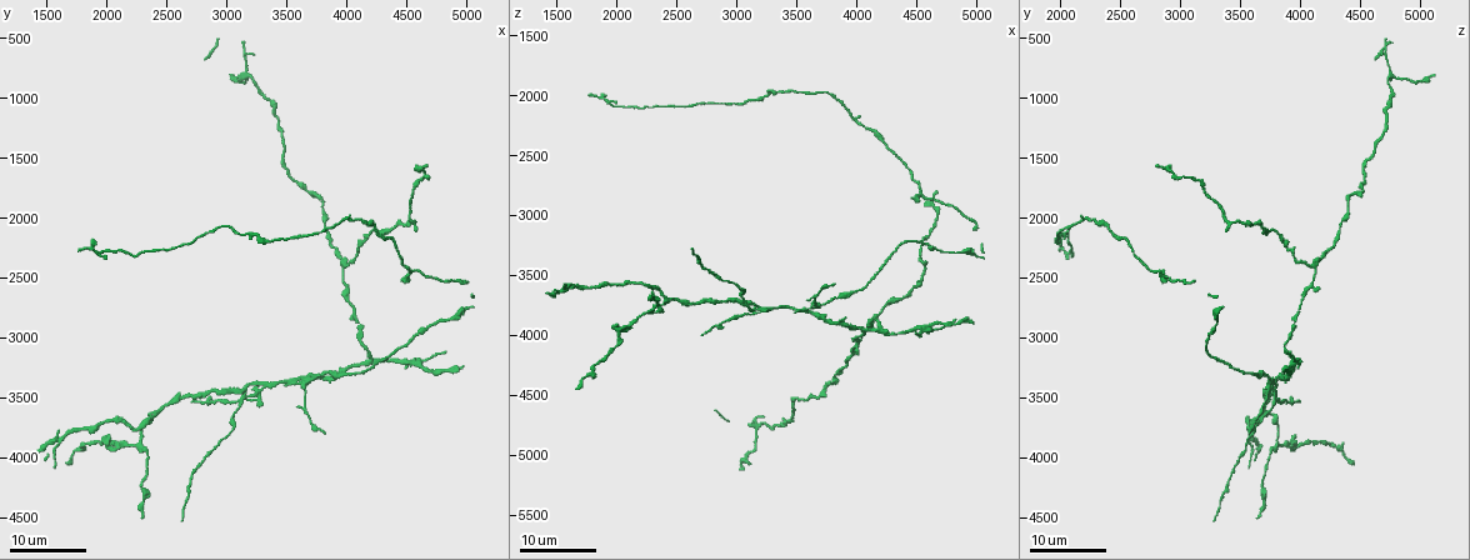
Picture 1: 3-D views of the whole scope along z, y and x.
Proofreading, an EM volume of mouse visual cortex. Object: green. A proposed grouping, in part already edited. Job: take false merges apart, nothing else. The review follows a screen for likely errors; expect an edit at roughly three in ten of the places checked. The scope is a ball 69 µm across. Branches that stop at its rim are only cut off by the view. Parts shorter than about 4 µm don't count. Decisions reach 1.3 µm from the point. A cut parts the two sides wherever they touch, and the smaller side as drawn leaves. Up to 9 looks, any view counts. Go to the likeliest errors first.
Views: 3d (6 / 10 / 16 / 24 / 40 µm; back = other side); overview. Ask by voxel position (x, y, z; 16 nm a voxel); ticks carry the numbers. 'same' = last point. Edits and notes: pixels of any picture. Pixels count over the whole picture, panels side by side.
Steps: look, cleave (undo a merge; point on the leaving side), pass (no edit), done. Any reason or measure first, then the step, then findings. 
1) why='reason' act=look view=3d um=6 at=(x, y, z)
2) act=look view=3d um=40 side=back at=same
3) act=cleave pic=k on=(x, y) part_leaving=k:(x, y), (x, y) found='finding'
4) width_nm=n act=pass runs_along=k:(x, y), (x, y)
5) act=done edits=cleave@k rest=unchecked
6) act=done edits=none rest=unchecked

why='four arms meet' act=look view=3d um=16 at=(3140, 840, 4760)

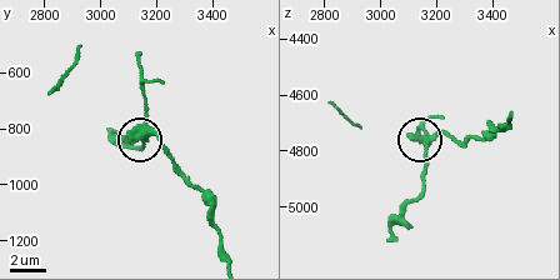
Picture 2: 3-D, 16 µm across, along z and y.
why='closer look' act=look view=3d um=10 at=(3150, 830, 4780)

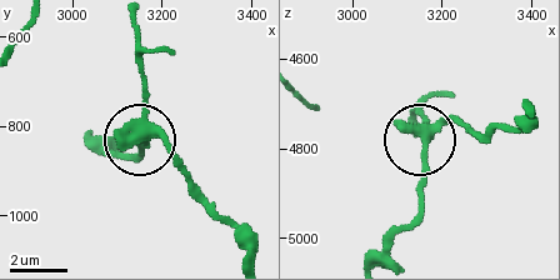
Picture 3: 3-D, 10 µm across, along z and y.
width_nm=340 act=cleave pic=3 on=(146, 90) found='two neurons meet here'

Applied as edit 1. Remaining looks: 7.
act=look view=3d um=16 at=(3580, 3340, 3800)

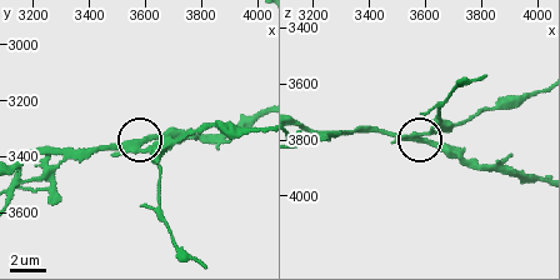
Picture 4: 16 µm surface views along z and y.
why='zoom in' act=look view=3d um=10 at=(3600, 3350, 3800)

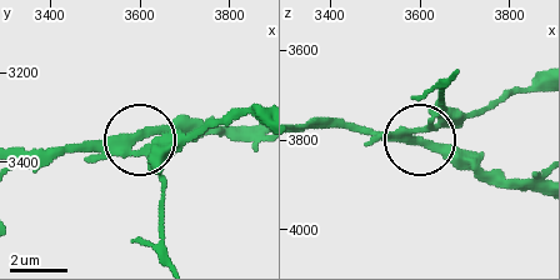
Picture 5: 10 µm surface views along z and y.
width_nm=270 act=cleave pic=5 on=(153, 148) found='a second neuron is stuck on'

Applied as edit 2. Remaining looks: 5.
act=look view=overview

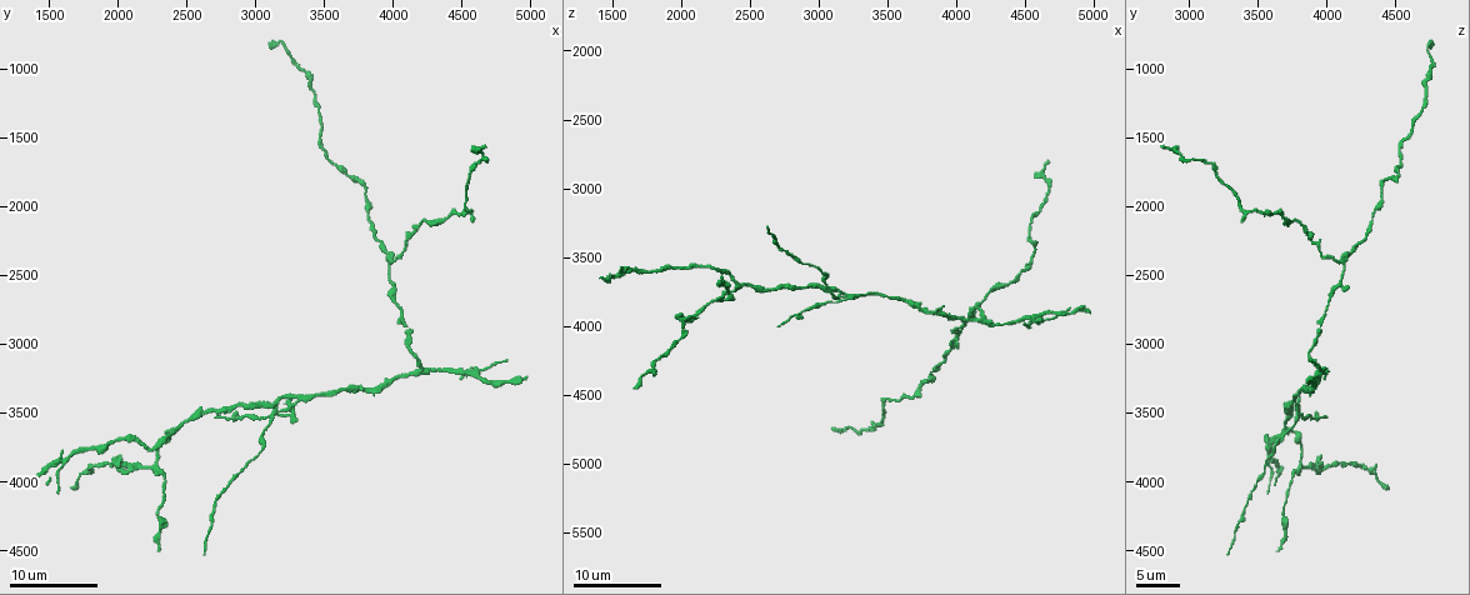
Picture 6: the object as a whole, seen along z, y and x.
why='three-way junction' act=look view=3d um=10 at=(4200, 3220, 3980)

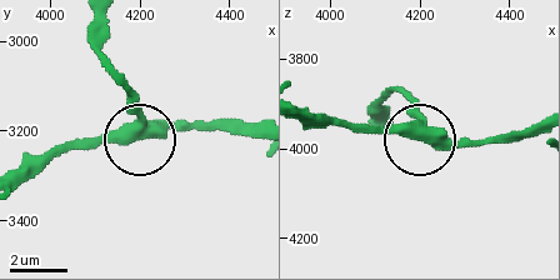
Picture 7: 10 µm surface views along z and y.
act=look view=3d um=6 at=(4190, 3215, 3960)

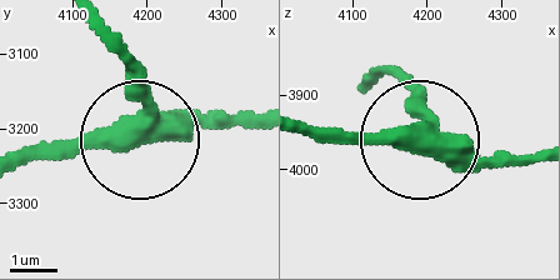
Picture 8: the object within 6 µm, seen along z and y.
width_nm=400 act=pass runs_along=8:(401, 70), (425, 134), (493, 161), (529, 161) found='one neuron here'

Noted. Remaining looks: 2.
why='a fork' act=look view=3d um=10 at=(2260, 3900, 3820)

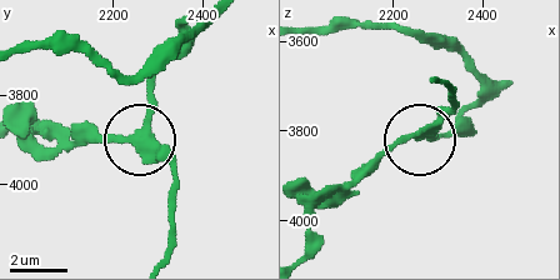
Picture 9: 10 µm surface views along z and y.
act=look view=3d um=10 side=back at=(2250, 3910, 3805)

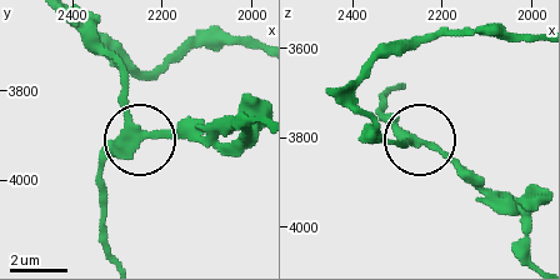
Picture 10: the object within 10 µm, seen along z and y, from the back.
arms=3 act=pass runs_along=10:(345, 105), (366, 115), (388, 141), (413, 139), (376, 110) found='continuous, no second neuron'

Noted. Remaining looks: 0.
act=done edits=cleave@3,cleave@5 rest=unchecked

